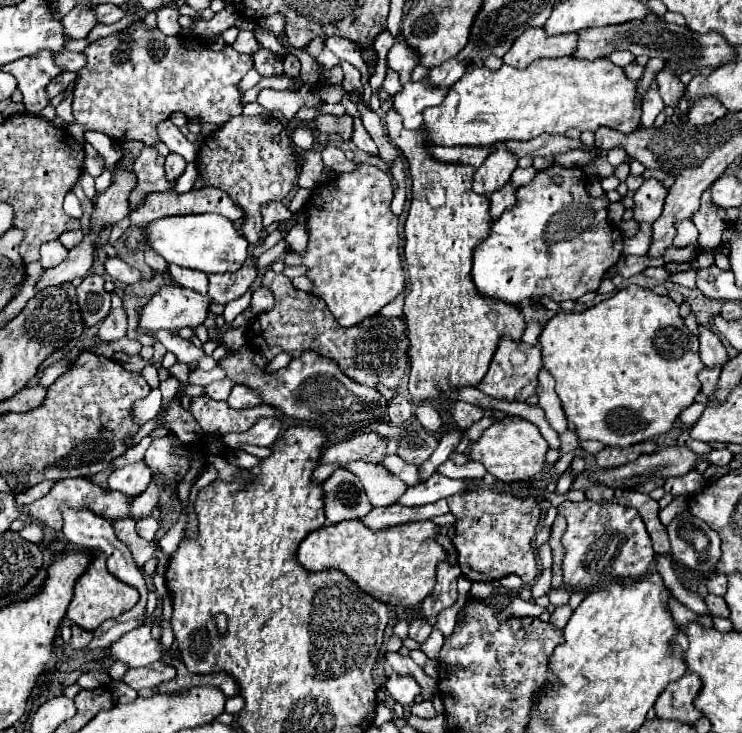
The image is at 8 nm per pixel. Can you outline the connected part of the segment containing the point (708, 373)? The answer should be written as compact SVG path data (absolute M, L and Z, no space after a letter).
M704 367L698 377L700 377L700 383L702 383L702 393L708 397L708 399L714 399L714 389L716 389L716 381L720 377L721 369L719 367Z

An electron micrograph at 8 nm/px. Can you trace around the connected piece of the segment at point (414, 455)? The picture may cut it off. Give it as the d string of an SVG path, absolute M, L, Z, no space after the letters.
M408 431L402 439L400 439L400 449L398 455L412 465L422 465L436 449L438 441L434 435L422 431Z

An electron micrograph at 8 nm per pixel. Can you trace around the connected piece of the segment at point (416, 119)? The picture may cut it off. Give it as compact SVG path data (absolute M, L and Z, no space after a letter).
M429 80L408 81L404 91L392 97L392 107L402 115L406 129L422 127L422 113L426 107L439 105L449 88L439 88Z

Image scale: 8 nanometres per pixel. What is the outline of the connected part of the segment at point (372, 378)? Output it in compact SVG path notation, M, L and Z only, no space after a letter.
M268 269L264 275L262 275L262 285L268 287L274 297L276 297L276 305L272 311L268 313L262 313L258 315L248 331L246 331L246 339L248 339L248 333L252 335L260 335L264 339L264 343L252 343L252 347L256 347L262 355L266 355L266 359L274 359L278 353L290 353L292 357L298 357L300 353L304 351L316 351L324 357L330 357L332 361L338 363L338 367L342 369L344 375L348 375L350 379L354 379L356 383L362 383L362 385L368 385L368 387L376 387L378 383L386 385L388 389L396 389L406 373L406 355L408 355L408 337L406 337L406 329L404 329L404 319L402 317L368 317L364 319L360 325L354 325L354 327L342 327L336 323L334 315L330 313L330 309L324 305L324 301L320 297L314 297L310 293L304 293L304 291L298 291L288 277L284 277L282 273L274 273L272 269Z

